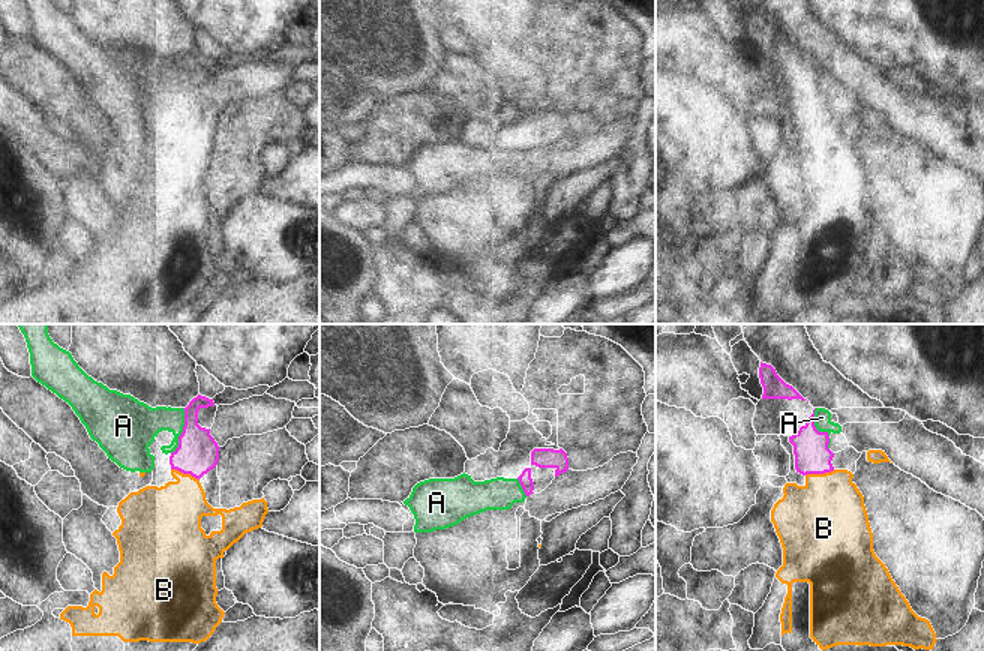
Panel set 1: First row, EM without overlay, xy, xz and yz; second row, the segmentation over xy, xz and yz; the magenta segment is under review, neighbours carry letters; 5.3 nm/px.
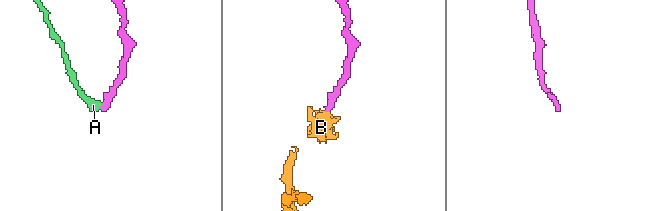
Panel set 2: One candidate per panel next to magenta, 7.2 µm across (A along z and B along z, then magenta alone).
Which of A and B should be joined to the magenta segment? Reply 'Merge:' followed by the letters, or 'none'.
Merge: B

